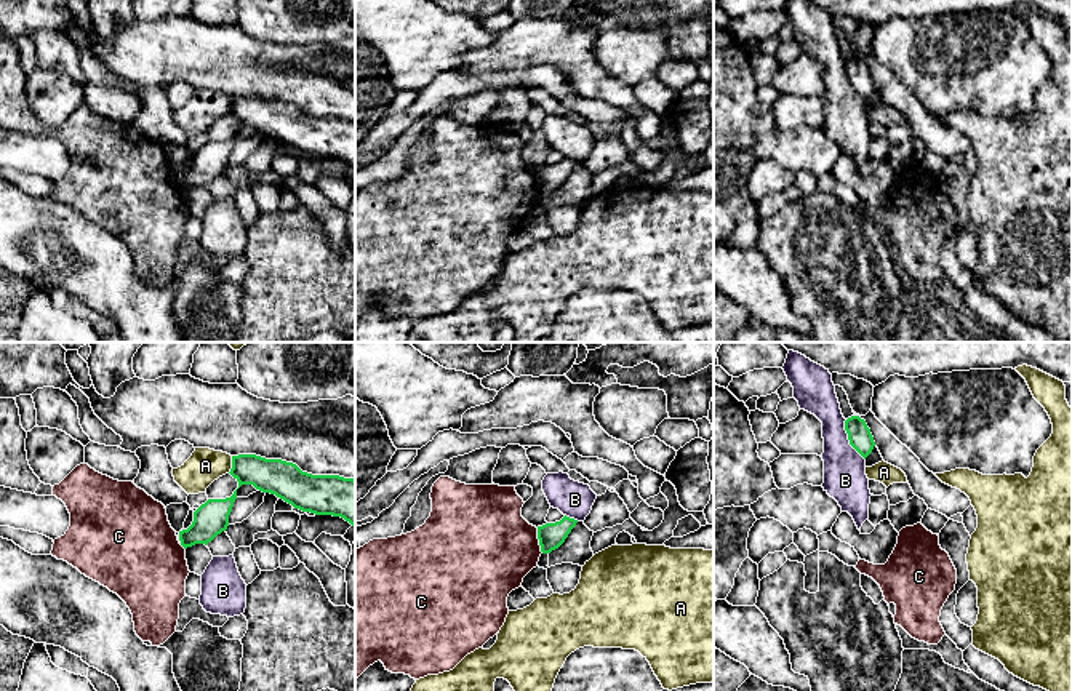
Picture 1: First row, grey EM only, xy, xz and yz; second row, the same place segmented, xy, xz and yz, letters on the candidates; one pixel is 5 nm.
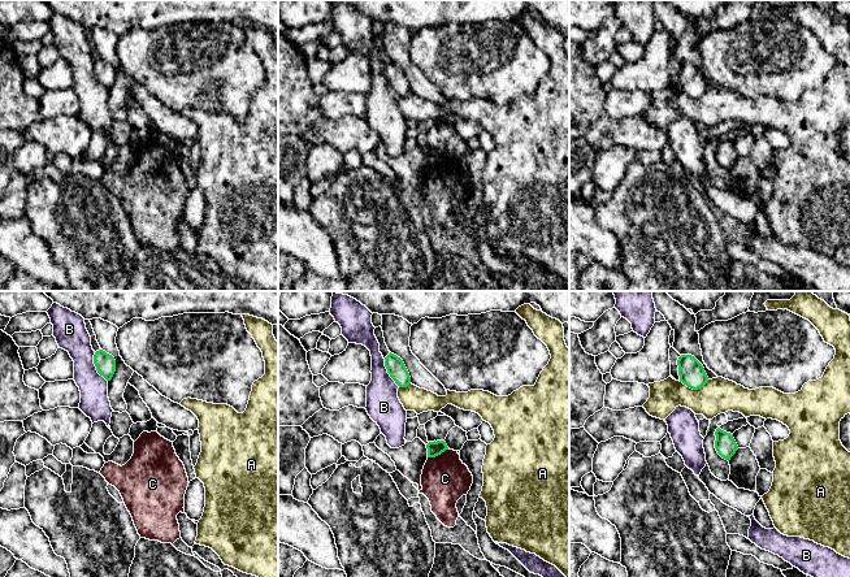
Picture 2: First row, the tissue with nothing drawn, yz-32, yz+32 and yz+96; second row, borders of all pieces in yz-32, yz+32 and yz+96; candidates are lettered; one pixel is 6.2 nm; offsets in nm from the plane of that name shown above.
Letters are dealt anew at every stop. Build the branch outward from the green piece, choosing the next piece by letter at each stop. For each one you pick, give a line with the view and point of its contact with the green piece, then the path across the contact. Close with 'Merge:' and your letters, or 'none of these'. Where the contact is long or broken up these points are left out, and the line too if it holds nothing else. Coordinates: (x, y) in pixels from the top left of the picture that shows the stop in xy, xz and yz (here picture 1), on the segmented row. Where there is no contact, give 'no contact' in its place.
Merge: none of these

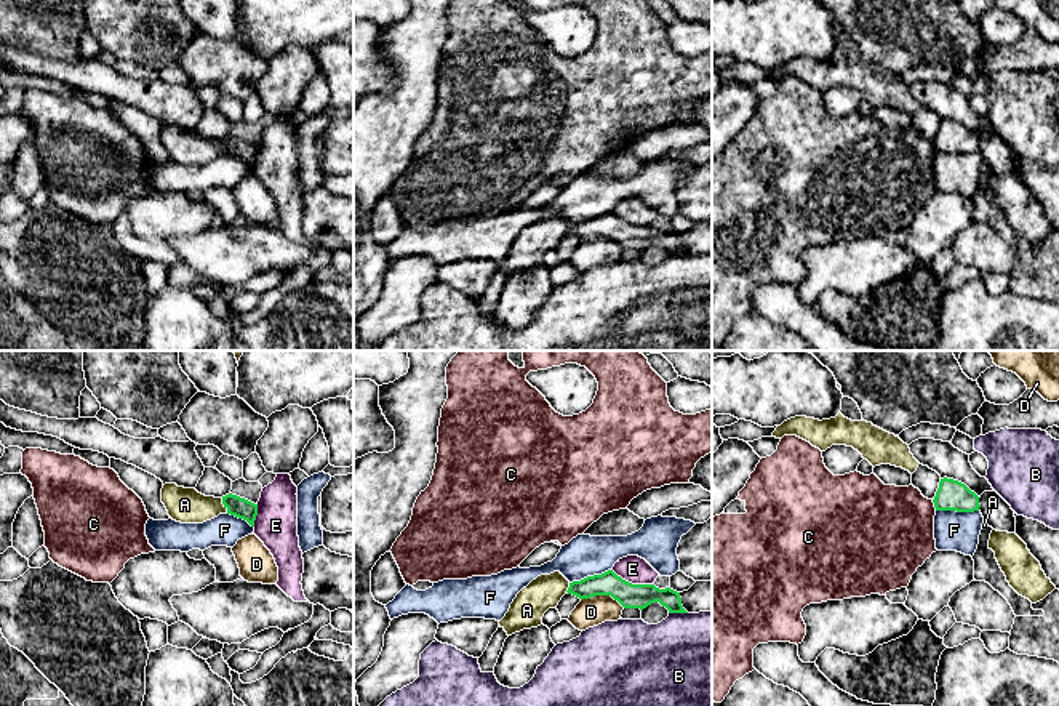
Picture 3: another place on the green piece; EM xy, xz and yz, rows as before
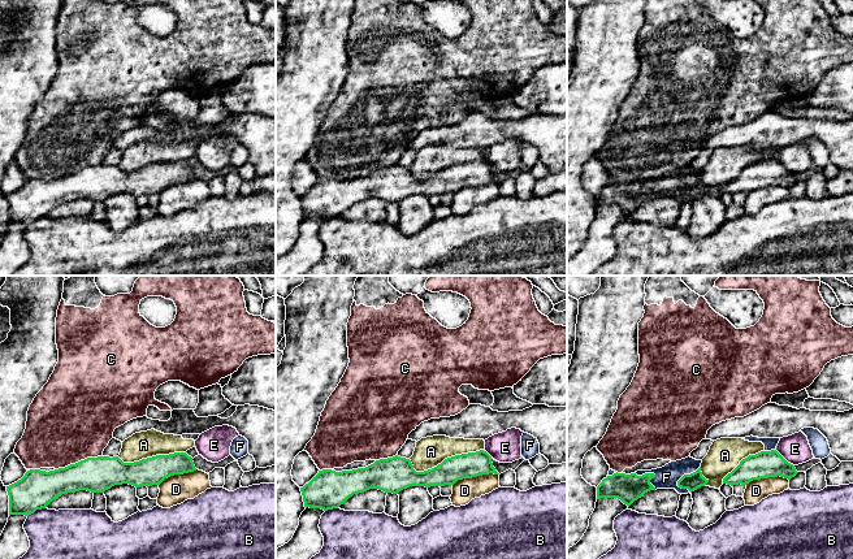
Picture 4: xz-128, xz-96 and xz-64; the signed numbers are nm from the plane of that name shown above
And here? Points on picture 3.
Merge: none of these

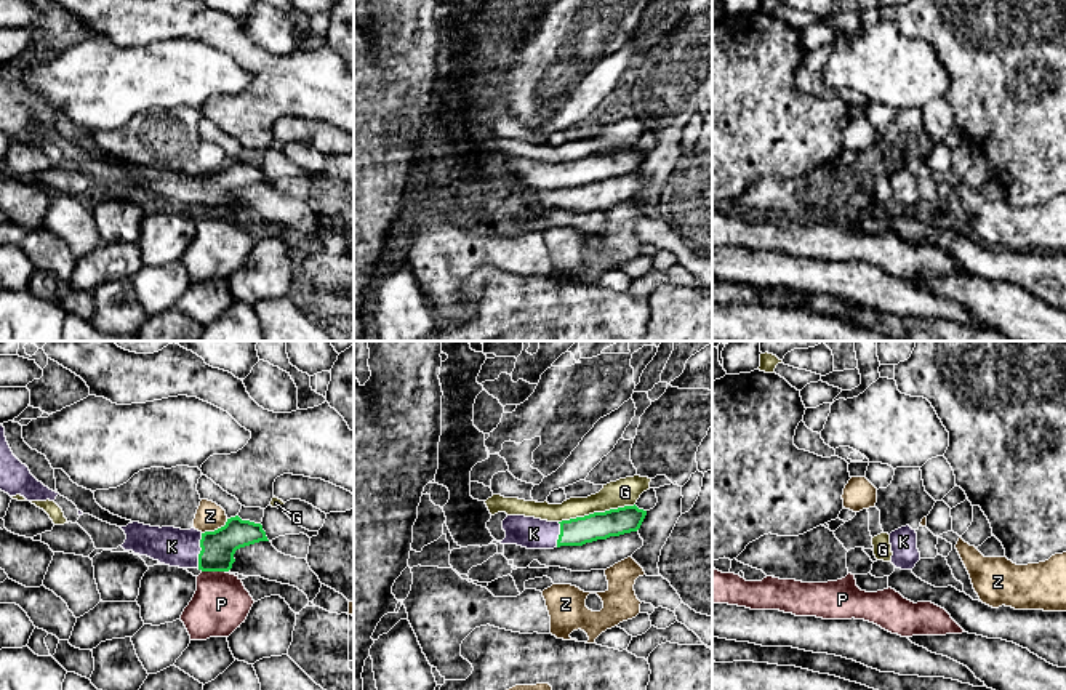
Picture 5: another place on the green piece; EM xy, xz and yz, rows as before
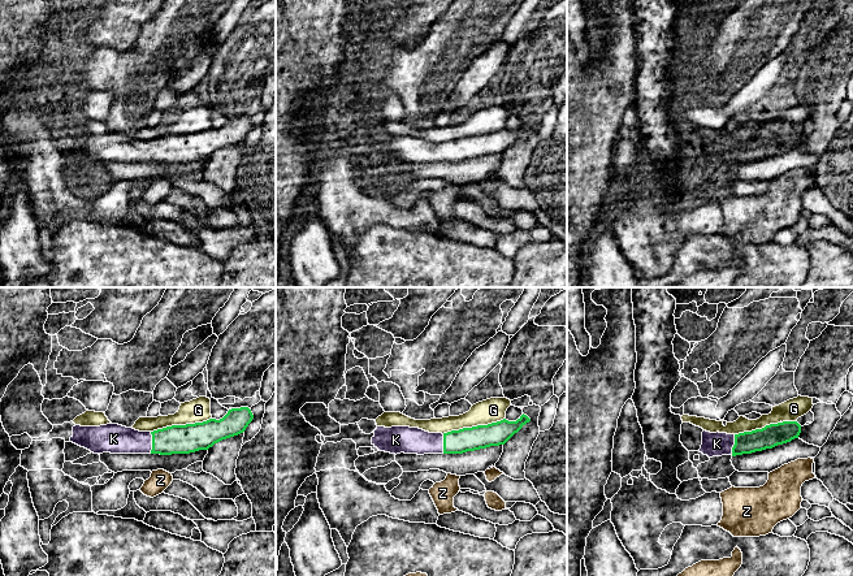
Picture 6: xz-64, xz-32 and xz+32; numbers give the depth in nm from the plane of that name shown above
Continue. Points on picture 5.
K: contact xy (200, 551); way xy (218, 548), (200, 551), (172, 546)
Merge: K

